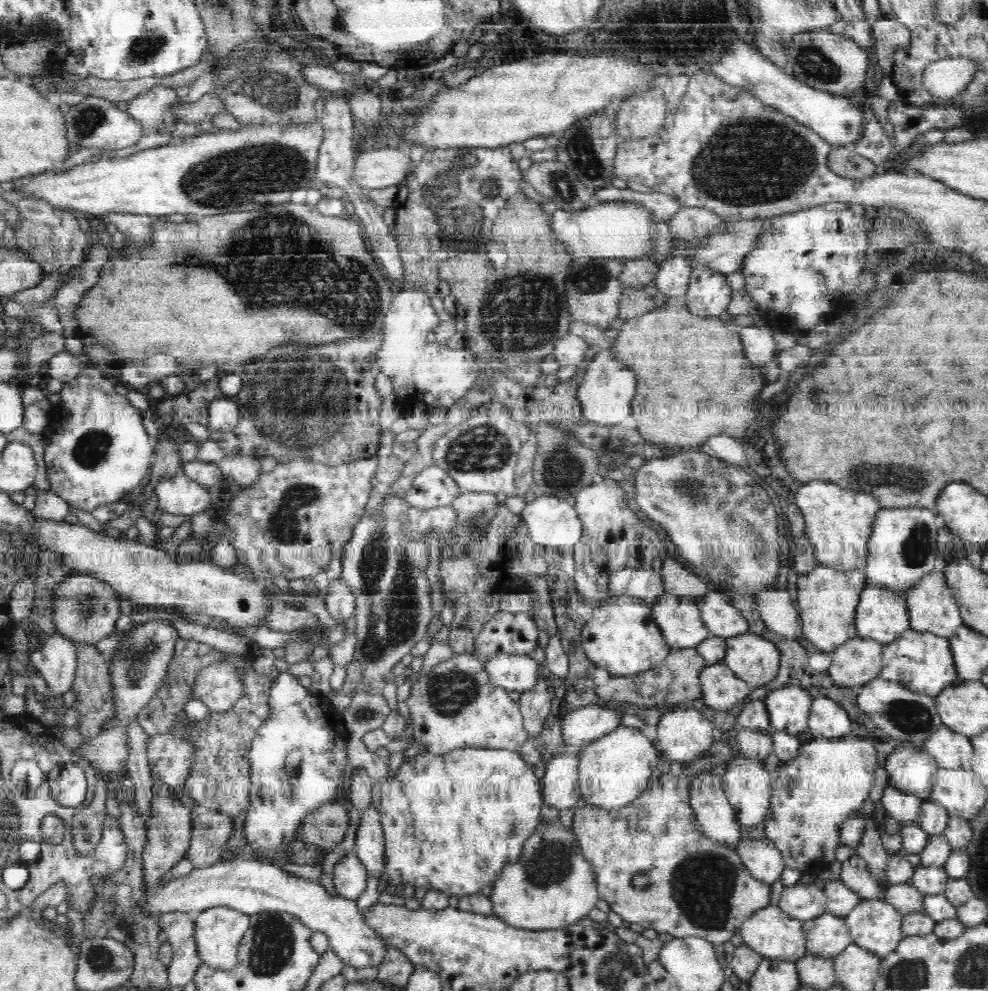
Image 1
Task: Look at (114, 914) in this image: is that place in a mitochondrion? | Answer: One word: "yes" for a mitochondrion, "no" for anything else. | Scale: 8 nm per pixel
yes

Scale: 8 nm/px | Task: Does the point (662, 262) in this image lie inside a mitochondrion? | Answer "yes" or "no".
no

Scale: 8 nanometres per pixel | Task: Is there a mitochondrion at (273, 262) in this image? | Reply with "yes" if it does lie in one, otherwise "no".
yes

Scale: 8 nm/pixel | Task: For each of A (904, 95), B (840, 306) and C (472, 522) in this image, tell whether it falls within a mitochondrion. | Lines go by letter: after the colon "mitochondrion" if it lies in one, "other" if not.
A: other
B: other
C: mitochondrion

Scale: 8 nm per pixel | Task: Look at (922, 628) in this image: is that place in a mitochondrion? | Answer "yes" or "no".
no

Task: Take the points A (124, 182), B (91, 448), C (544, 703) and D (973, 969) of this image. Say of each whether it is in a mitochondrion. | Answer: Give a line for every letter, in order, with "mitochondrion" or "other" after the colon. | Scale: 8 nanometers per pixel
A: other
B: mitochondrion
C: other
D: mitochondrion

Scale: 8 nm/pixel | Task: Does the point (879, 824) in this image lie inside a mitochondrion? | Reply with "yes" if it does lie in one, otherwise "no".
no

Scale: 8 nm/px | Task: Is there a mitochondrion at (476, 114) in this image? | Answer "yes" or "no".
no

